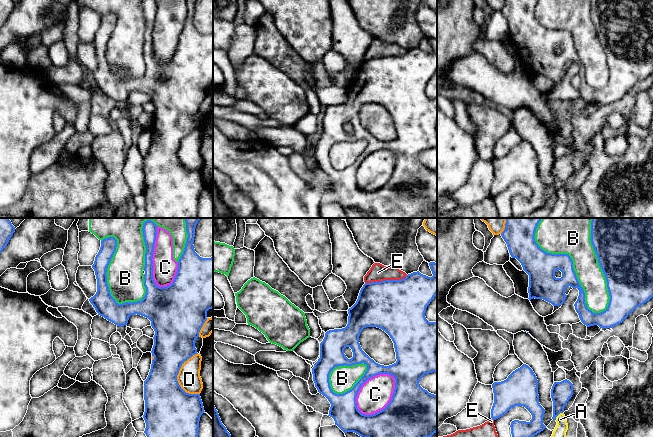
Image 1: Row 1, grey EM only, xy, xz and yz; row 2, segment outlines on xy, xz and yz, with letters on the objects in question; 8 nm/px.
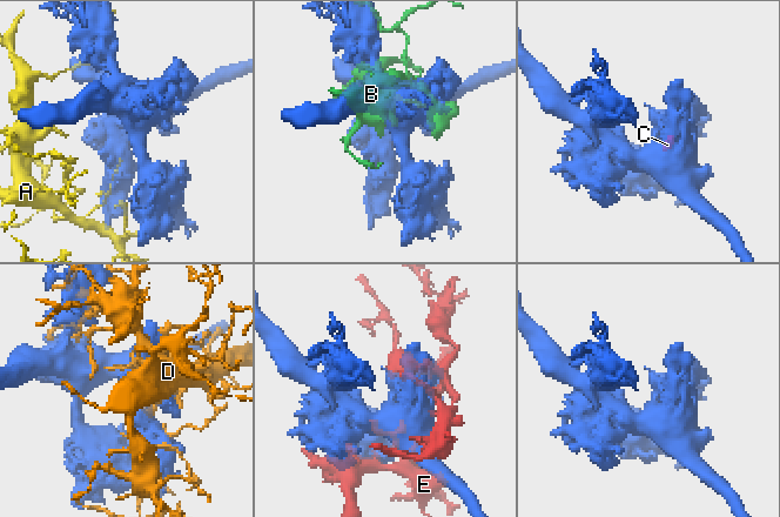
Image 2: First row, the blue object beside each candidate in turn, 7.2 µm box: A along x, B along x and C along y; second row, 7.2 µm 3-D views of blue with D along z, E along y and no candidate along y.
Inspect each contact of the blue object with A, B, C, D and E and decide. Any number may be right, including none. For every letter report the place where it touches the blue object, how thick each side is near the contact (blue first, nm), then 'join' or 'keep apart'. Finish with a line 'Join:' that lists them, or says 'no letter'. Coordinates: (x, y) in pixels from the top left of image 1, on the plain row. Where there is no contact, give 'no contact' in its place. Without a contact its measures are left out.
A: yz (558, 190) | 170/110 nm | keep apart
B: yz (572, 40) | 240/260 nm | keep apart
C: xz (386, 182) | 420/260 nm | keep apart
D: xy (178, 148) | 340/180 nm | keep apart
E: xz (386, 56) | 440/140 nm | keep apart
Join: no letter

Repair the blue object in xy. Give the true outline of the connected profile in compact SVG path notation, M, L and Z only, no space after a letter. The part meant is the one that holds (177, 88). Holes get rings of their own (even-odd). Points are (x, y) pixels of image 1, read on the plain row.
M143 0L142 7L146 22L144 42L144 62L146 64L146 70L141 77L118 80L111 72L106 49L117 23L117 16L114 13L108 13L101 17L100 26L92 41L97 55L97 68L89 77L98 91L117 102L127 101L131 91L141 91L151 97L151 102L155 107L153 113L154 121L151 127L154 135L152 136L149 151L144 157L145 188L143 194L146 199L144 209L147 212L147 218L198 218L199 197L201 191L205 188L200 170L186 169L177 157L177 151L182 140L193 131L198 130L195 124L195 117L199 113L199 108L207 96L207 87L213 84L213 33L202 34L195 28L193 18L196 1L197 0L186 0L188 13L183 30L178 37L178 45L173 59L167 63L159 63L153 55L152 37L157 12L157 2L156 0Z

